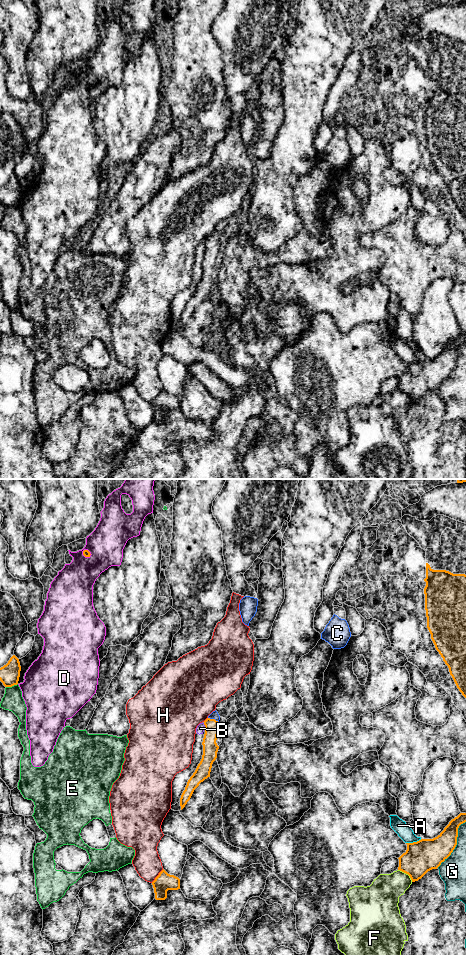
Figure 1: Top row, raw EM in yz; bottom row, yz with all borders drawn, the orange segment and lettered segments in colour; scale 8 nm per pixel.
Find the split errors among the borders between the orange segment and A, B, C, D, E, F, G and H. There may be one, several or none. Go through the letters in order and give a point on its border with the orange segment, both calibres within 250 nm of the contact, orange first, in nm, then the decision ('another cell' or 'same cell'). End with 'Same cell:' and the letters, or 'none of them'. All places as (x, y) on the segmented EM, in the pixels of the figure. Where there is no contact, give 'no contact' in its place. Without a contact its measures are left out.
A: meets orange in yz at (413, 842); 260 nm thick on the orange side, 110 nm on the other; another cell
B: meets orange in yz at (205, 726); 130 nm thick on the orange side, 70 nm on the other; another cell
C: meets orange in yz at (213, 719); 130 nm thick on the orange side, 60 nm on the other; same cell
D: meets orange in yz at (87, 550); 60 nm thick on the orange side, 280 nm on the other; another cell
E: meets orange in yz at (11, 686); 160 nm thick on the orange side, 160 nm on the other; another cell
F: meets orange in yz at (406, 873); 260 nm thick on the orange side, 260 nm on the other; another cell
G: meets orange in yz at (456, 844); 260 nm thick on the orange side, 220 nm on the other; another cell
H: meets orange in yz at (157, 876); 150 nm thick on the orange side, 220 nm on the other; another cell
Same cell: C

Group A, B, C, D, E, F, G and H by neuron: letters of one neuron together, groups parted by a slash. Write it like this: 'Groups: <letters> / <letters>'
Groups: A / B / C / D / E / F / G / H

